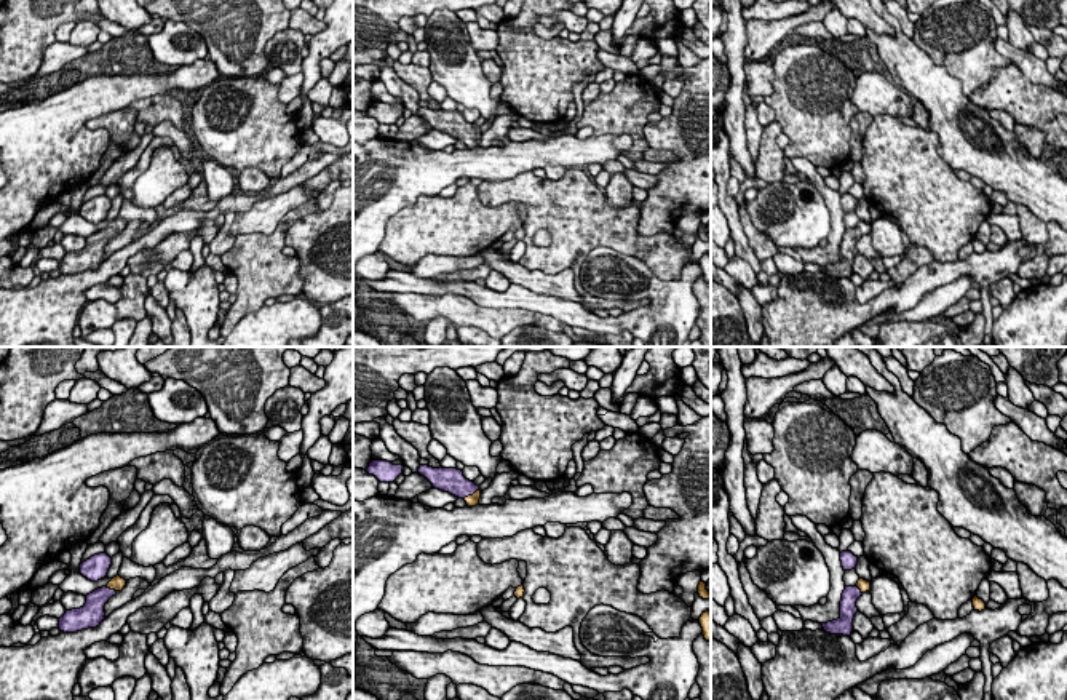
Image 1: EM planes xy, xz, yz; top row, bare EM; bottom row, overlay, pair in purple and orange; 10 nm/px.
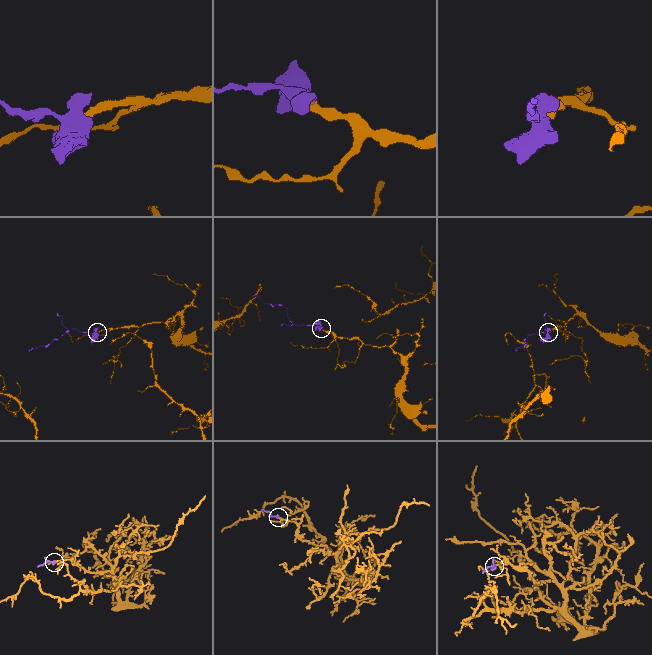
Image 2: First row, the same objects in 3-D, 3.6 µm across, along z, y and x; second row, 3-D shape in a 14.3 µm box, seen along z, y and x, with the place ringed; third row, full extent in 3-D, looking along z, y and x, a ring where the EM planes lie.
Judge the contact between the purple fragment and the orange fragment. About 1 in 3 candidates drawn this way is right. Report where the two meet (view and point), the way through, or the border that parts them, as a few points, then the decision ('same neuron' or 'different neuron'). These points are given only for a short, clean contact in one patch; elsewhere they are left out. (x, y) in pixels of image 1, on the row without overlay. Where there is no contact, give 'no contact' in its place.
meets purple in xz at (472, 136); runs through xz (452, 122), (472, 136), (472, 143); same neuron

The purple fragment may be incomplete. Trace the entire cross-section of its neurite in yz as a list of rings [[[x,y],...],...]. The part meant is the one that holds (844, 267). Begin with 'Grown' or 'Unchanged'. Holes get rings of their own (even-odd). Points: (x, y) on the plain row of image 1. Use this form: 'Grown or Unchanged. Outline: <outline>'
Grown. Outline: [[[859,221],[855,229],[845,229],[840,243],[840,259],[837,262],[821,265],[826,275],[850,278],[853,273],[853,261],[858,254],[858,240],[871,233],[871,224]]]

